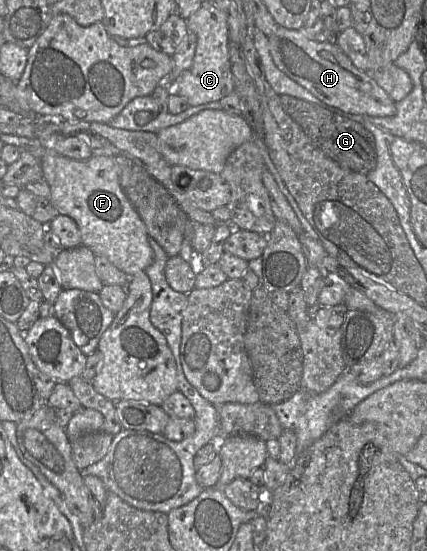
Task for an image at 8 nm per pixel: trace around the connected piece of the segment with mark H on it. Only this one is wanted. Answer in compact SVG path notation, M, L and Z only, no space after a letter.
M278 26L269 37L269 50L275 65L282 72L328 105L348 113L372 117L396 113L395 102L370 77L370 72L356 68L335 42L313 41L303 33L303 28L292 30Z

